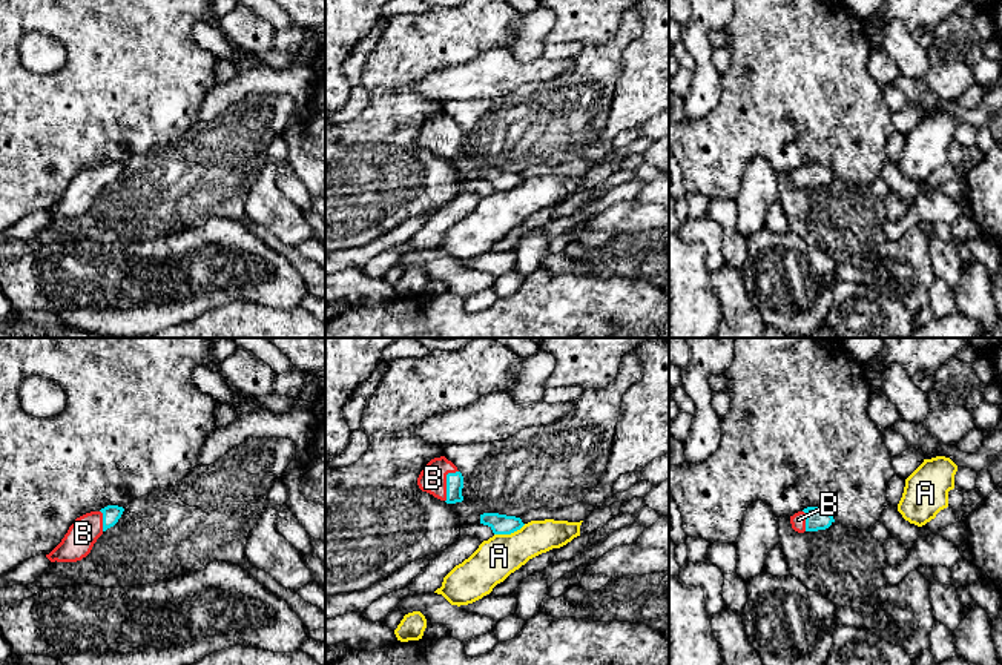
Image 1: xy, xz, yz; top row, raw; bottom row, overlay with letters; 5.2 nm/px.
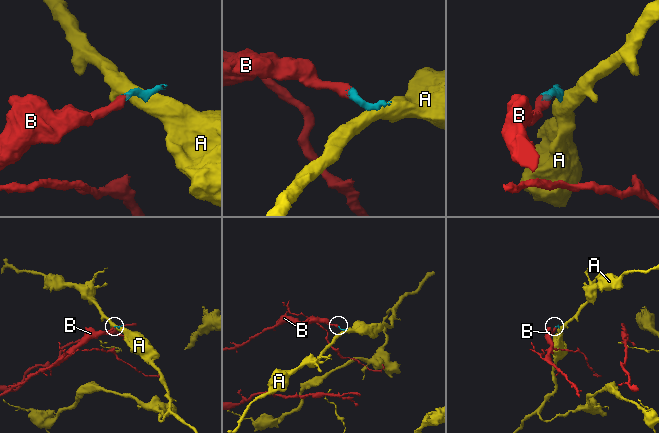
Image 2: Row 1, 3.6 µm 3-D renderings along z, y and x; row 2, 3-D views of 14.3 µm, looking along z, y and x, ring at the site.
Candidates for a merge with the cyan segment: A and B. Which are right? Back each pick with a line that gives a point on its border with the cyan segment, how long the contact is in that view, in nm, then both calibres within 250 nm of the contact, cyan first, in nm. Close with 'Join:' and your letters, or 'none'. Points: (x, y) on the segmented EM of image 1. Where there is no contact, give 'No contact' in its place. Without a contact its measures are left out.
B: Touches cyan at xz (447, 483). Shared border 180 nm. Thickness 100 nm (cyan) against 140 nm
Join: B

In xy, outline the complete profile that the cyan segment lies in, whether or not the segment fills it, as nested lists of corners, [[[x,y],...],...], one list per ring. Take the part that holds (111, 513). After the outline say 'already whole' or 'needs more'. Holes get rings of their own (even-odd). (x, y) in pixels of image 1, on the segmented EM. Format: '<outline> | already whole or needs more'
[[[107,505],[74,521],[61,542],[46,557],[51,562],[77,562],[86,557],[97,539],[121,518],[124,508]]] | needs more

